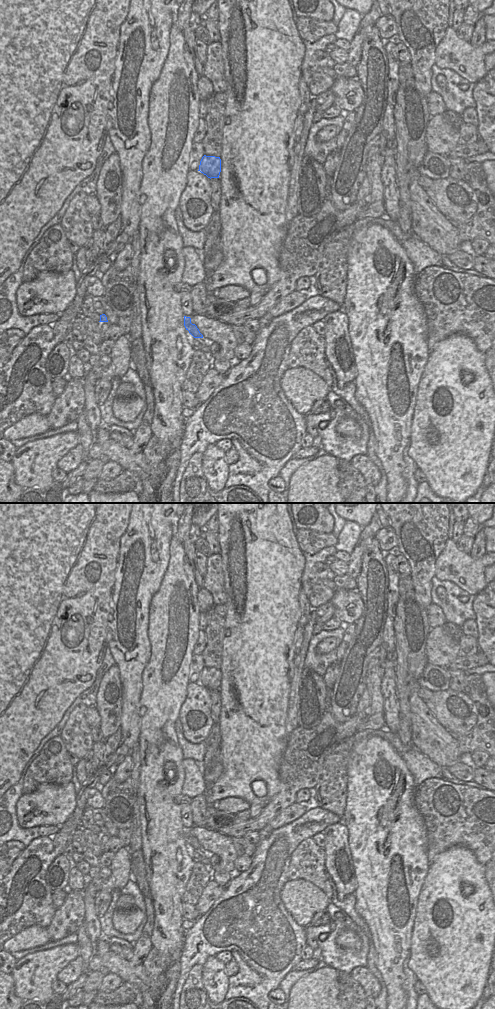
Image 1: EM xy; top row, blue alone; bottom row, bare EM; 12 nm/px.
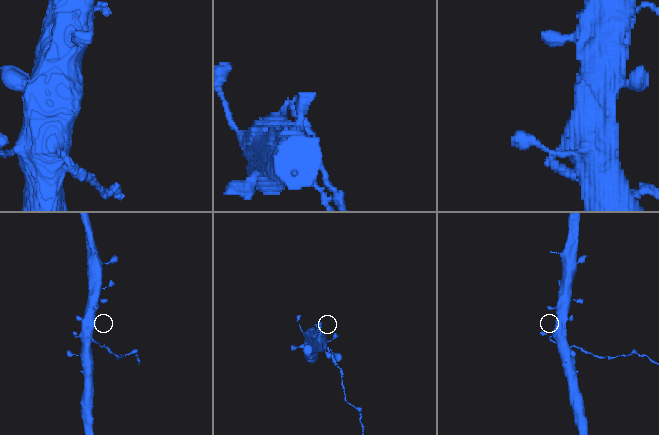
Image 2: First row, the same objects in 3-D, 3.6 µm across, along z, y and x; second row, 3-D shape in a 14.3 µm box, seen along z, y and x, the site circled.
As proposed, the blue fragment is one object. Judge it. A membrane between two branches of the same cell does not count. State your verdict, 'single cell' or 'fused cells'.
fused cells

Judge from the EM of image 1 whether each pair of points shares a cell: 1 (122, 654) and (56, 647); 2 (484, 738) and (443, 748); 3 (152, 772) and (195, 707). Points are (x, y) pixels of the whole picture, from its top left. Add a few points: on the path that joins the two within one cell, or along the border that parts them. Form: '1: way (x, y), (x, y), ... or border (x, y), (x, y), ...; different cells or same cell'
1: border (110, 624), (107, 630), (107, 647); different cells
2: border (450, 733), (457, 741), (458, 750), (461, 753); different cells
3: border (187, 696), (177, 718); different cells

